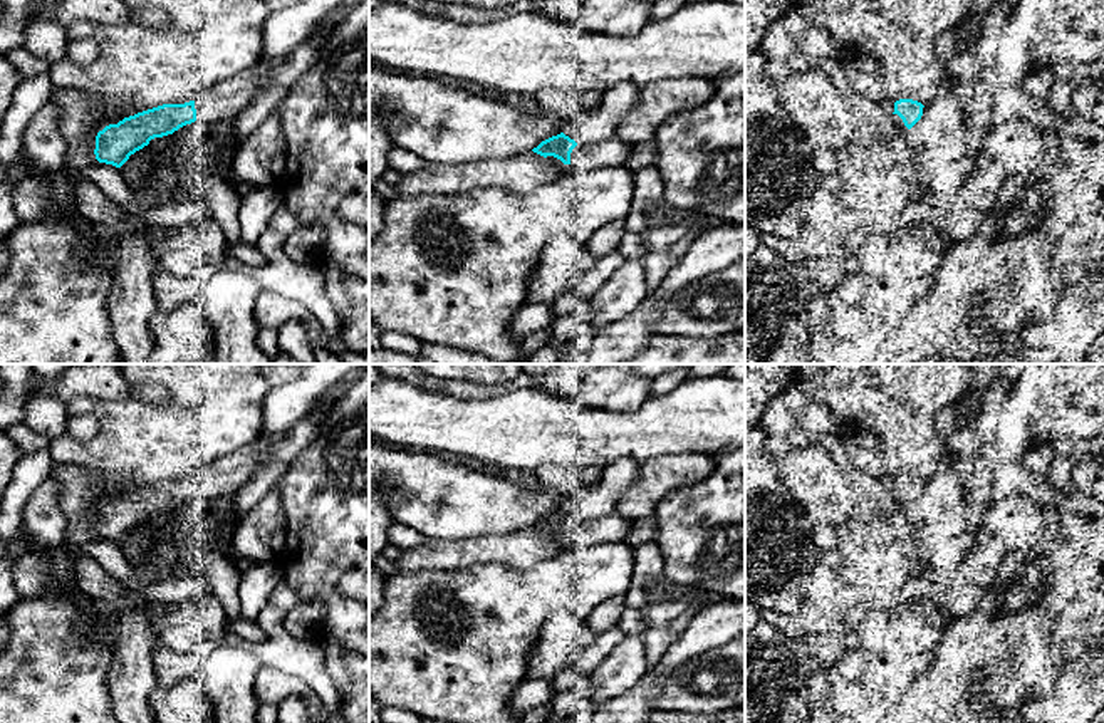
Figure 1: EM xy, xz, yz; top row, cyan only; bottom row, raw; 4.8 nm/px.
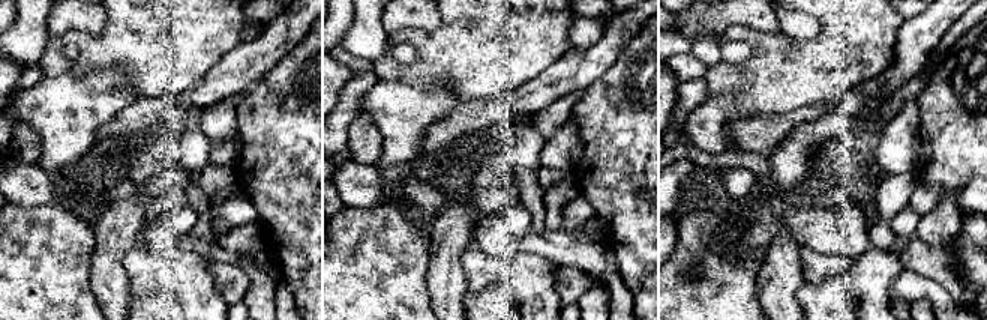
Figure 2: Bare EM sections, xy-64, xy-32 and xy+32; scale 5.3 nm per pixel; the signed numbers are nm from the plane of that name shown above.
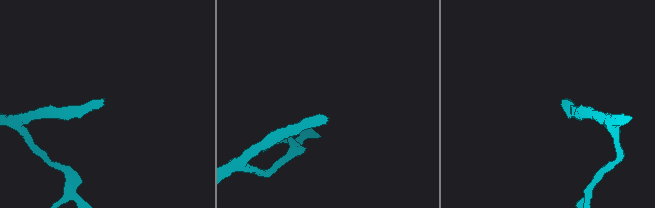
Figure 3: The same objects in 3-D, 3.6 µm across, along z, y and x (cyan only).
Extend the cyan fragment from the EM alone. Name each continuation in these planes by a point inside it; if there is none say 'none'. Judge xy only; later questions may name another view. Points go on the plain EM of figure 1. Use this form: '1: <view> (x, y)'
1: xy (222, 478)

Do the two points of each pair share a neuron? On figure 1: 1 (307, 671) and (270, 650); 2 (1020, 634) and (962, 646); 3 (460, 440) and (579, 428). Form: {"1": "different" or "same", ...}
{"1": "same", "2": "same", "3": "same"}

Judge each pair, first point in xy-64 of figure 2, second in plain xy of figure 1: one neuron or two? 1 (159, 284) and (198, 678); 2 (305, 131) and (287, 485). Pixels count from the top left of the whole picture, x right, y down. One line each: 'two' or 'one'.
1: one
2: one

